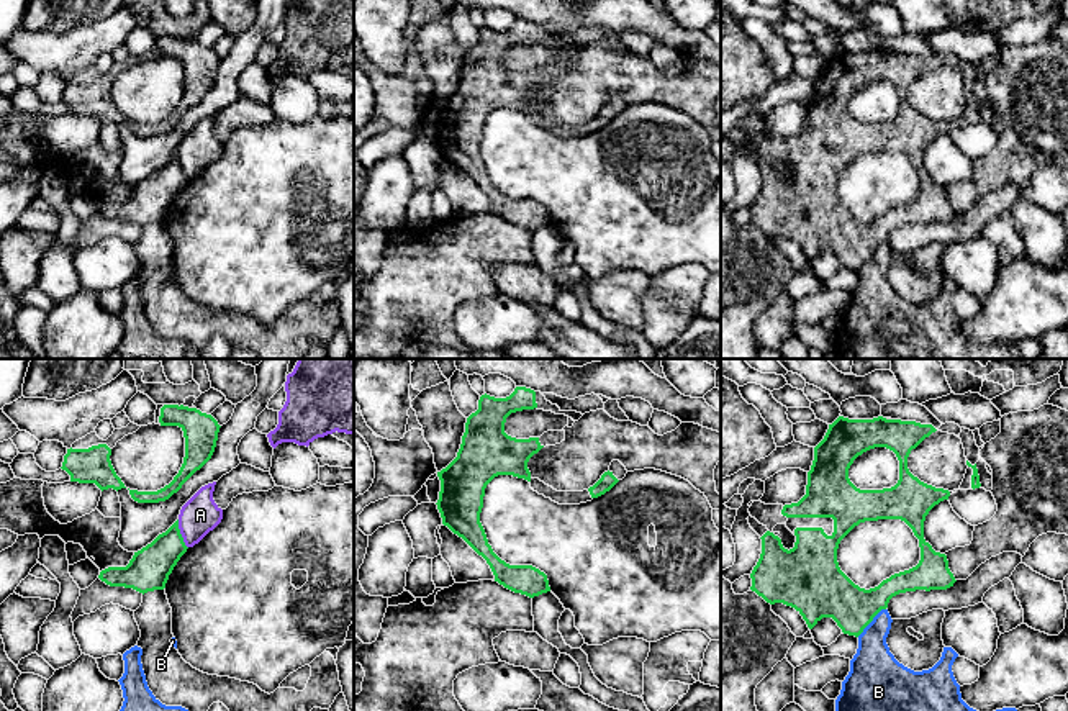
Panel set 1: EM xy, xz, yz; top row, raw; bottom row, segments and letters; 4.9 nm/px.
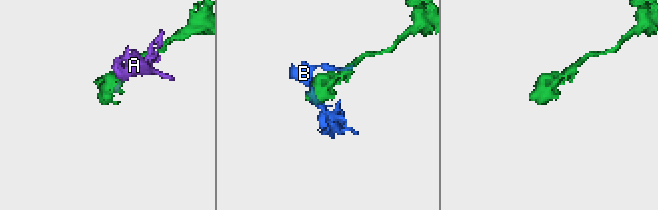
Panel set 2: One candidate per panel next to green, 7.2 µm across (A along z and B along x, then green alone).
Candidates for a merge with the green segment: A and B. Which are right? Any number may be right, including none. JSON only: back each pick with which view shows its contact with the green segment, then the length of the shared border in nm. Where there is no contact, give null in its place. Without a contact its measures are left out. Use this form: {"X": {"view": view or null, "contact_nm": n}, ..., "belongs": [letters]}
{"belongs": []}

